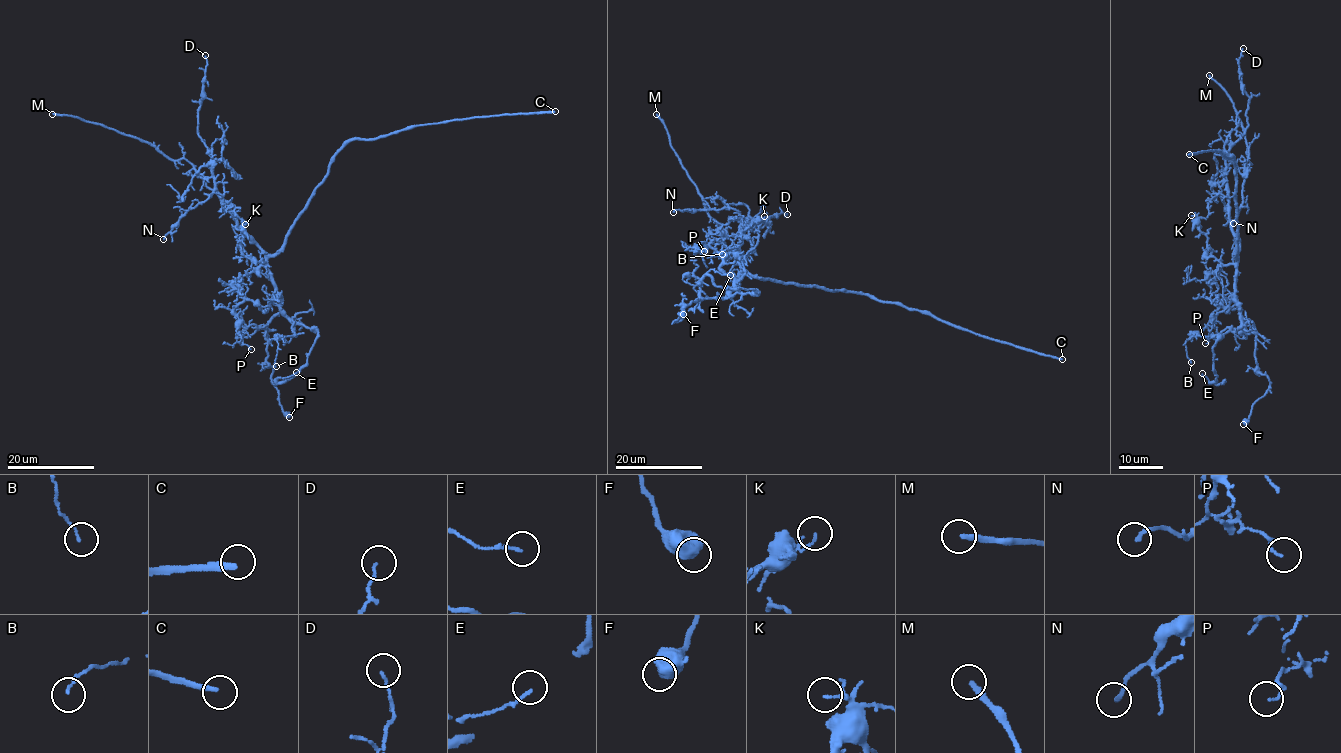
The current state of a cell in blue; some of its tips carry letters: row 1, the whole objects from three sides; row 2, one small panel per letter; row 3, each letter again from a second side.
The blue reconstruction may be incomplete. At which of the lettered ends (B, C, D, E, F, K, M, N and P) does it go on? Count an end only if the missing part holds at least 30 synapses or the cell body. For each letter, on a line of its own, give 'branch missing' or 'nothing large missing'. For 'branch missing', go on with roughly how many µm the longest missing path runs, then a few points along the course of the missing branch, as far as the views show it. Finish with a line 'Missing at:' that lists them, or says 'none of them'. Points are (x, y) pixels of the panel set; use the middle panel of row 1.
B: nothing large missing
C: branch missing; about 350 µm are missing
D: nothing large missing
E: nothing large missing
F: nothing large missing
K: nothing large missing
M: branch missing; about 40 µm are missing
N: nothing large missing
P: nothing large missing
Missing at: C, M

